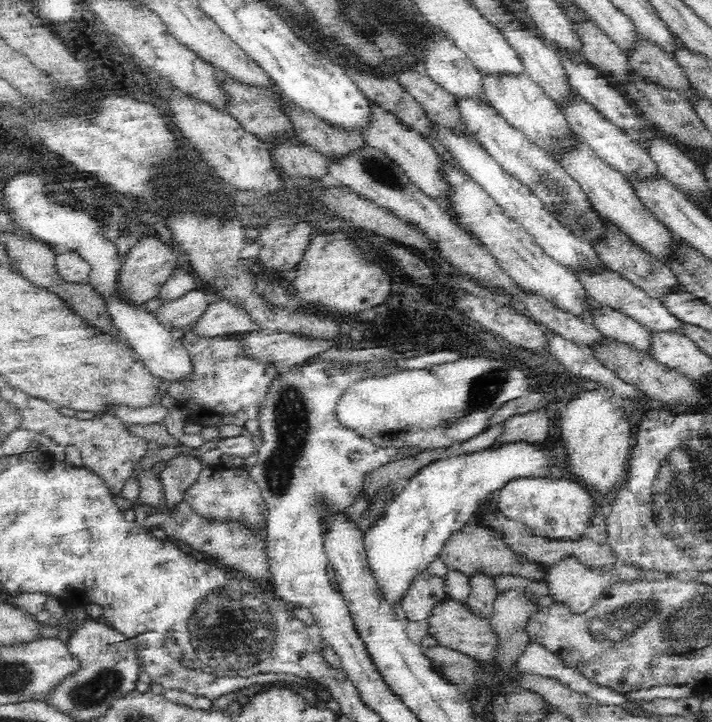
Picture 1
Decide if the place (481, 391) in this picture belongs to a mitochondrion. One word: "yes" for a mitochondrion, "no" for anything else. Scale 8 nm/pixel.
yes

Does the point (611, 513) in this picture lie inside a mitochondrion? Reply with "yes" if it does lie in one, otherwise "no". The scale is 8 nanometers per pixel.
no

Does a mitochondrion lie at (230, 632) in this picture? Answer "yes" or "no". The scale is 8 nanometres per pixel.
yes

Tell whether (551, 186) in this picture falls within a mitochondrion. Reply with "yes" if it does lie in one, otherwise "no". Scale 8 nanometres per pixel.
yes

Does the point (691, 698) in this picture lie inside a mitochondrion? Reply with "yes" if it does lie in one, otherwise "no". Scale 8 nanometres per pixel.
no

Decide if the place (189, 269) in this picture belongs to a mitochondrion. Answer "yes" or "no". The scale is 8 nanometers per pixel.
no

